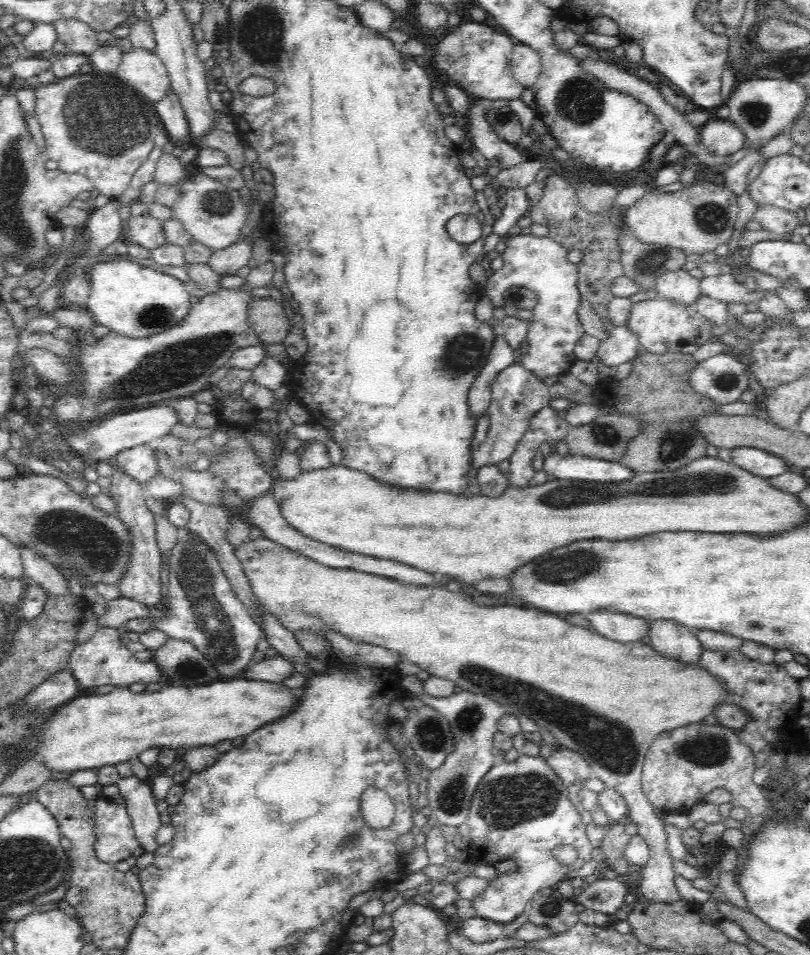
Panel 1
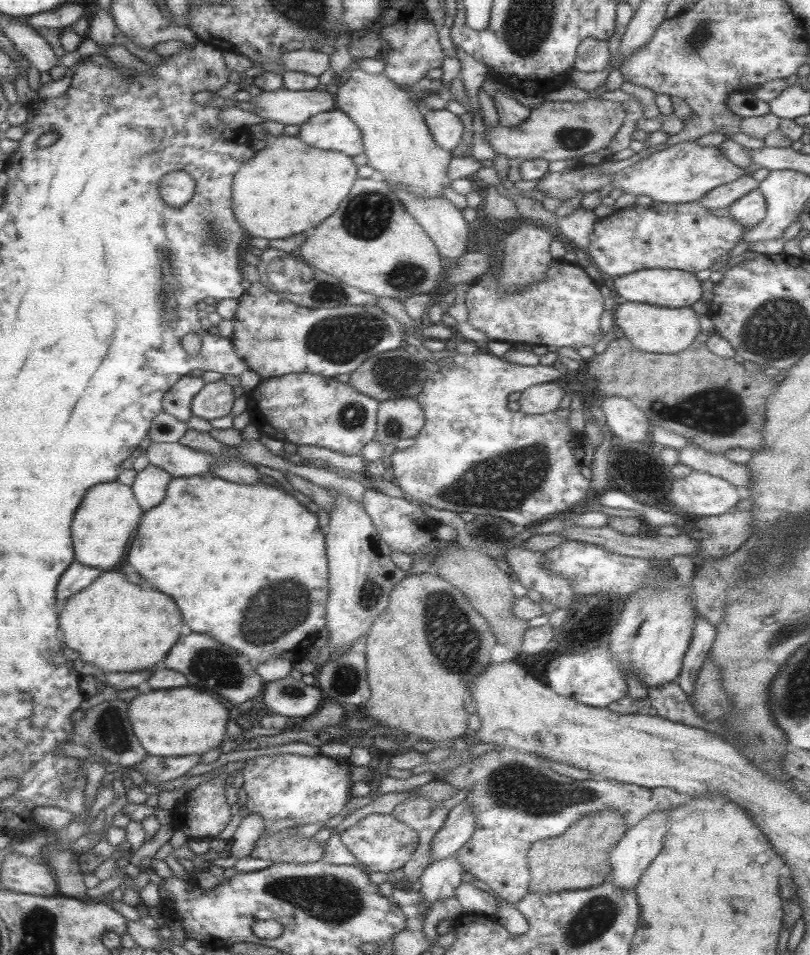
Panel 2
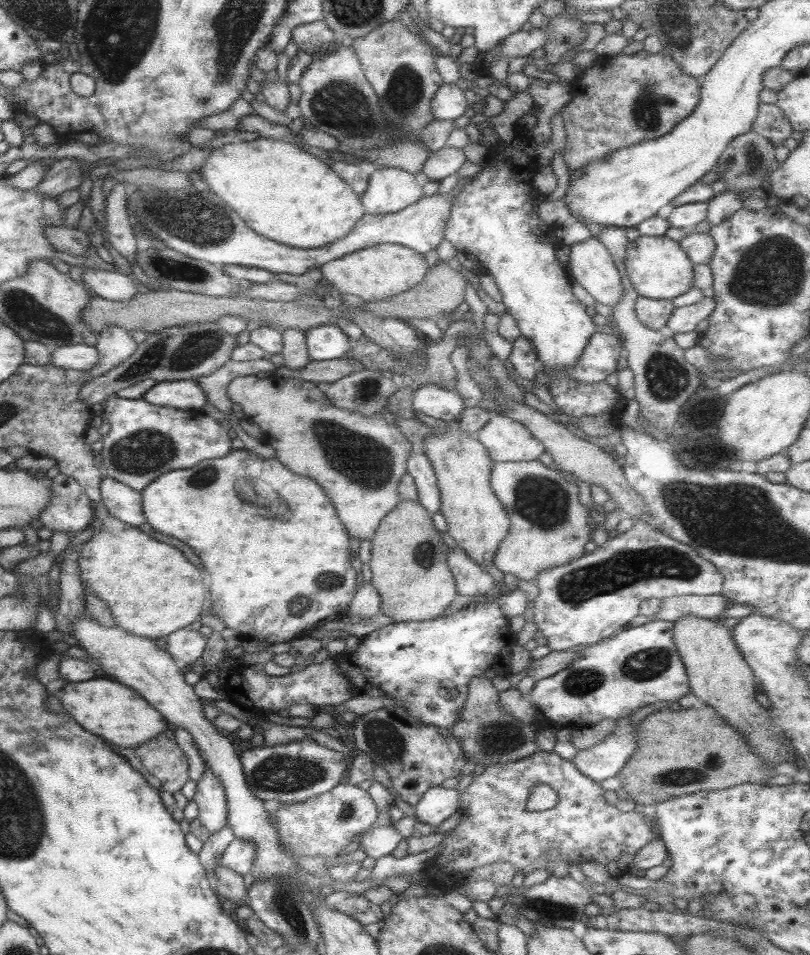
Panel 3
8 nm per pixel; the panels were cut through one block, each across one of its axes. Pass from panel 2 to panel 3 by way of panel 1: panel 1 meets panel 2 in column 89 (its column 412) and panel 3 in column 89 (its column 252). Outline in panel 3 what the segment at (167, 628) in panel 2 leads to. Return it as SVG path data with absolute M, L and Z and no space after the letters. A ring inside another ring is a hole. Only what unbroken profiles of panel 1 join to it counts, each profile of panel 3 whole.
M101 502L95 503L94 509L95 520L101 522L100 532L82 545L77 560L78 568L83 586L108 604L115 624L124 628L126 632L155 641L196 621L205 610L204 604L208 603L208 587L202 584L202 570L190 564L178 548L156 542L139 527L130 526L114 518Z

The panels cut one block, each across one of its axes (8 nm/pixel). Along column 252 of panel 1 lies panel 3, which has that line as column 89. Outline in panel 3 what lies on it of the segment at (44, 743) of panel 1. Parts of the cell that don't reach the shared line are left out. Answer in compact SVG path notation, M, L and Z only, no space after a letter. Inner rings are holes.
M88 680L67 683L63 686L62 706L64 710L88 732L102 736L111 746L137 749L141 744L156 738L167 730L167 721L147 700L132 688L113 680Z

